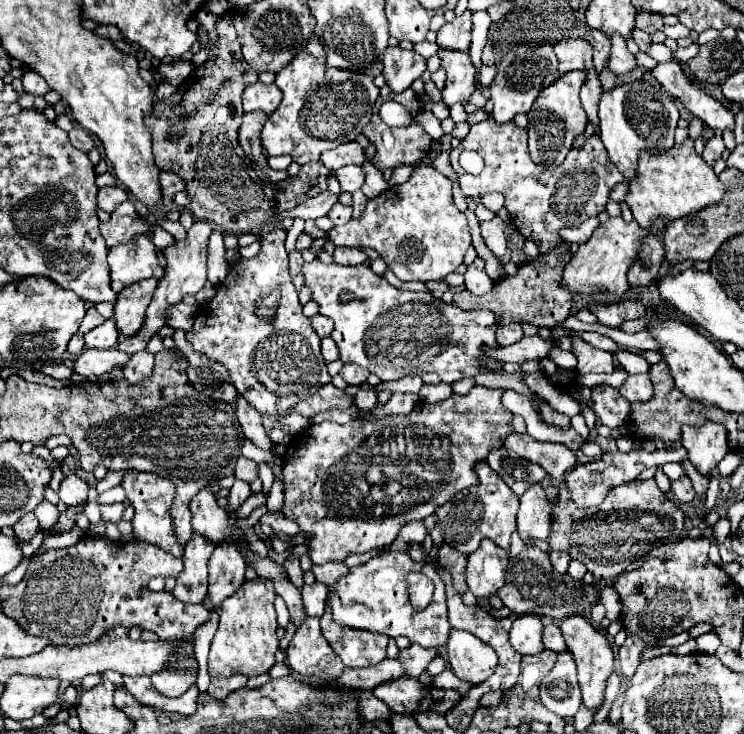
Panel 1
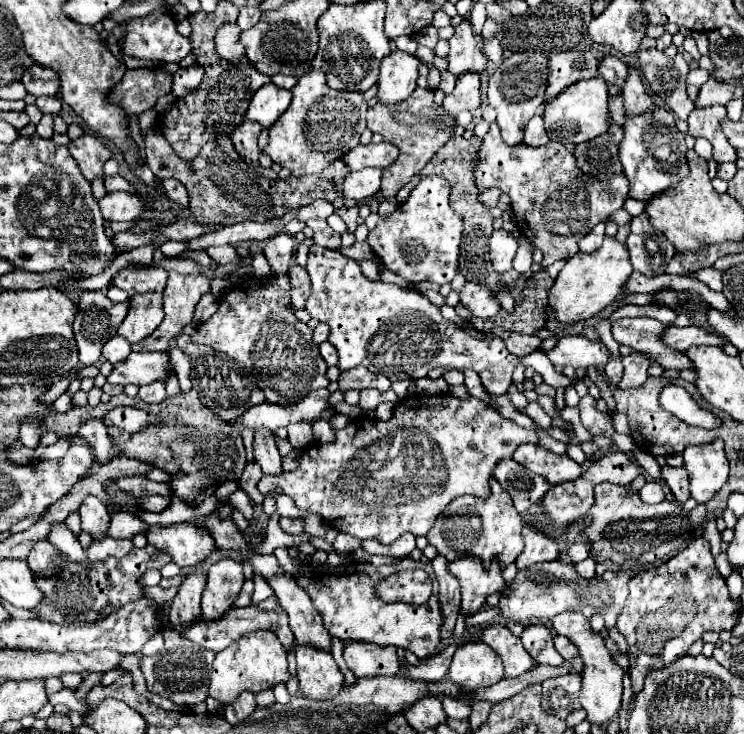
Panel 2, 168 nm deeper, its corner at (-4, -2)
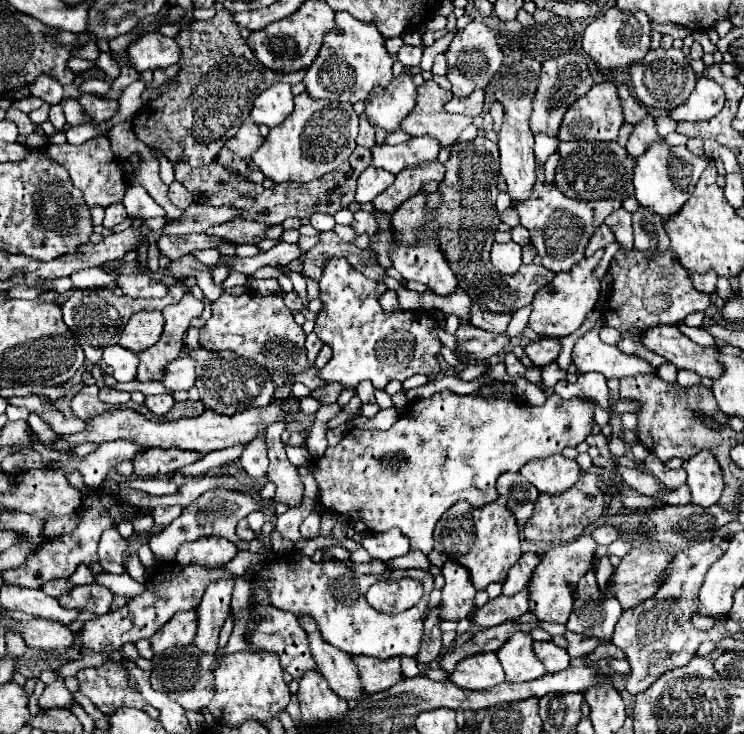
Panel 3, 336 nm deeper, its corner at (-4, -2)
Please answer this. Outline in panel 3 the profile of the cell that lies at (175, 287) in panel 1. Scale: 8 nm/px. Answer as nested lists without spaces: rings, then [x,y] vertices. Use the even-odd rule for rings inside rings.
[[[186,293],[176,305],[168,305],[162,315],[166,319],[164,333],[156,345],[142,351],[138,373],[142,377],[158,377],[166,365],[176,359],[184,349],[184,335],[194,317],[200,317],[204,303],[198,301],[192,293]]]

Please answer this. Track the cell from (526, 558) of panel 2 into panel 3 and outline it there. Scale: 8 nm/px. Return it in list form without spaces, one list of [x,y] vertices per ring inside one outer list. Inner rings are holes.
[[[524,553],[520,557],[520,561],[510,569],[508,579],[502,585],[502,593],[508,595],[508,597],[512,597],[518,591],[522,591],[528,585],[528,579],[532,577],[532,571],[536,567],[536,561],[538,561],[538,557],[534,553]]]

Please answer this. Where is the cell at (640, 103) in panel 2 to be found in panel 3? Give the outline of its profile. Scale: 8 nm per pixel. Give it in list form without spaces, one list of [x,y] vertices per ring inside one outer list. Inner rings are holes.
[[[648,113],[642,121],[638,121],[638,123],[634,125],[634,131],[632,131],[630,139],[628,139],[626,151],[628,151],[628,155],[632,155],[632,157],[640,157],[640,155],[644,155],[644,151],[646,151],[652,143],[656,143],[656,141],[662,141],[662,139],[660,139],[660,135],[658,135],[658,131],[656,131],[656,127],[654,127],[654,117]]]

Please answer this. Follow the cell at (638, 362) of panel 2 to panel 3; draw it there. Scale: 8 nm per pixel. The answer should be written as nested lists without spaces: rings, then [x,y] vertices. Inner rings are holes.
[[[620,249],[616,251],[610,269],[612,277],[612,295],[608,301],[608,309],[604,311],[602,319],[608,327],[614,327],[620,331],[622,339],[618,341],[618,347],[624,353],[640,355],[648,363],[664,365],[668,363],[664,357],[656,355],[654,351],[648,351],[640,341],[638,335],[642,335],[646,329],[658,327],[658,325],[674,325],[684,321],[686,315],[694,311],[704,311],[710,305],[710,295],[696,291],[690,281],[690,273],[680,267],[680,261],[676,259],[676,253],[672,249],[668,251],[652,251],[652,257],[648,259],[642,251],[636,249]]]

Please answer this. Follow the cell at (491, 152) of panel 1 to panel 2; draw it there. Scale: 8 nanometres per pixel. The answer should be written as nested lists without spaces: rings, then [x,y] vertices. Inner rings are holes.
[[[492,123],[490,131],[482,139],[478,159],[474,163],[474,177],[476,177],[476,187],[480,187],[480,189],[498,187],[506,195],[510,195],[518,229],[522,231],[522,235],[526,235],[530,239],[530,243],[534,247],[538,247],[542,251],[544,269],[550,267],[558,259],[572,257],[578,251],[576,241],[582,239],[588,231],[592,231],[592,227],[596,223],[606,221],[614,211],[622,209],[622,205],[628,197],[628,179],[624,173],[612,175],[612,179],[604,179],[604,181],[592,179],[578,169],[576,157],[562,143],[556,143],[556,141],[550,141],[542,147],[528,147],[526,143],[520,143],[520,147],[510,147],[508,143],[502,141],[498,123]]]

